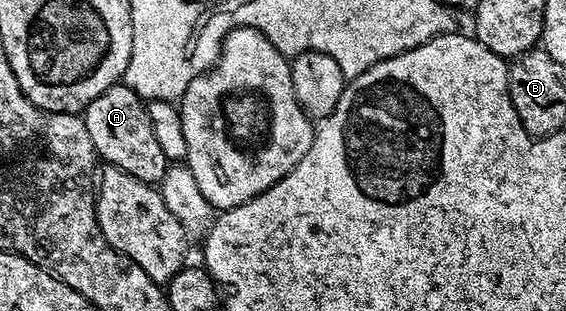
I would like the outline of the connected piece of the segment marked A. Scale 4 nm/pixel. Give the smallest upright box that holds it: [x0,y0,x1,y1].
[83,84,171,183]

